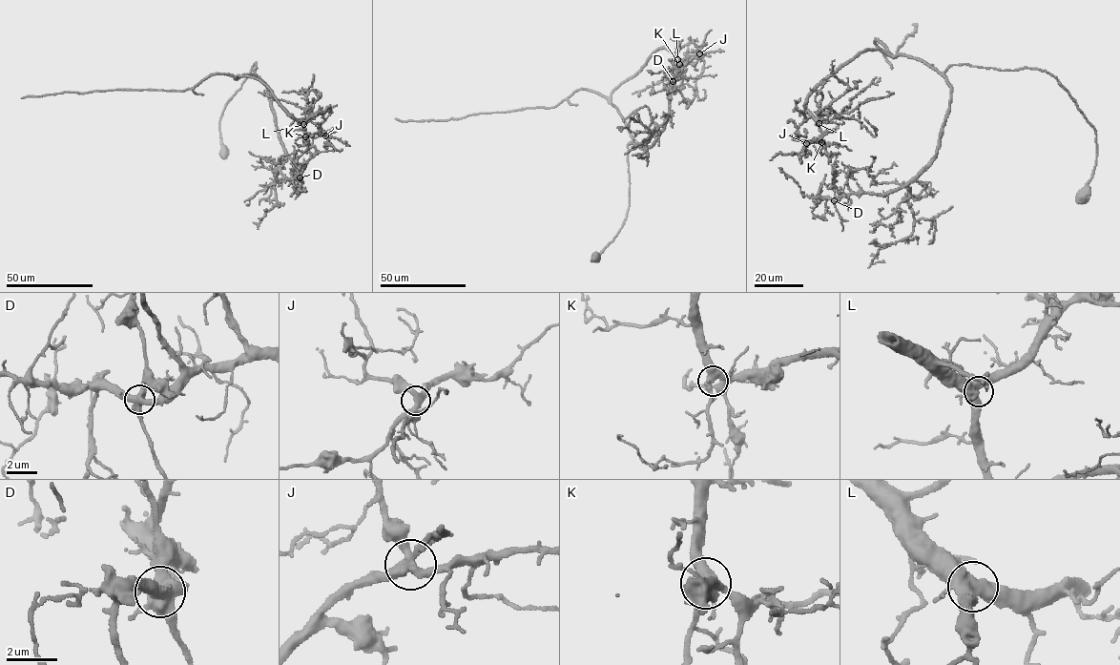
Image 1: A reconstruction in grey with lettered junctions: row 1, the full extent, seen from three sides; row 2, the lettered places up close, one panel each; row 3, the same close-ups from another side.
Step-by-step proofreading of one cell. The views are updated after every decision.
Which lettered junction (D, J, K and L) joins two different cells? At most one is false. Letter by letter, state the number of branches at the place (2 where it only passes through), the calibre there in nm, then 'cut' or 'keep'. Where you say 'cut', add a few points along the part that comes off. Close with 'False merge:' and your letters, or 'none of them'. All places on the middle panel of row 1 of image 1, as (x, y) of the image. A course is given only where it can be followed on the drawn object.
D: 5 | 550 nm | cut
J: 4 | 400 nm | keep
K: 5 | 400 nm | keep
L: 4 | 500 nm | keep
False merge: D

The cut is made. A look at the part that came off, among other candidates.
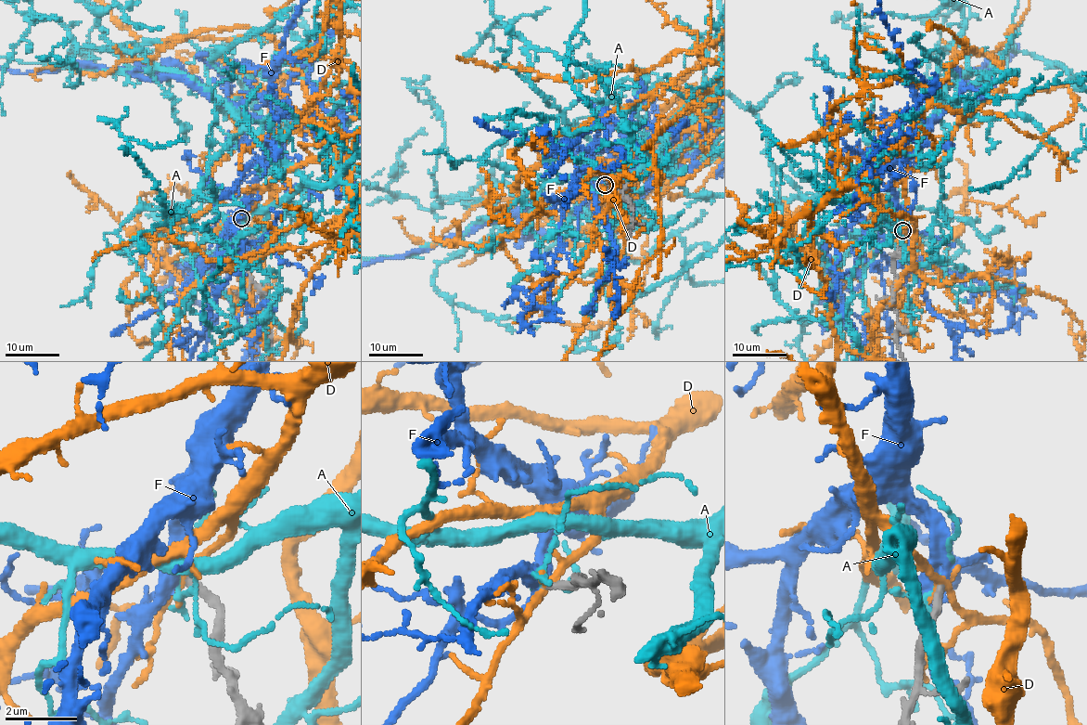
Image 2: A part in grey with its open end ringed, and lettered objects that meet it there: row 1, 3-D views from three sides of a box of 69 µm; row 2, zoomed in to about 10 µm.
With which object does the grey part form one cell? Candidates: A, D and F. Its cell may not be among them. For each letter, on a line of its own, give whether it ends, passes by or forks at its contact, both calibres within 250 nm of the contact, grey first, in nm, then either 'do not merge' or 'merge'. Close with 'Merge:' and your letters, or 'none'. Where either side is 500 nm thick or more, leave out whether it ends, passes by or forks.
A: it forks there; 220 nm thick on the grey side, 100 nm on the other; do not merge
D: it forks there; 220 nm thick on the grey side, 180 nm on the other; do not merge
F: it forks there; 220 nm thick on the grey side, 380 nm on the other; merge
Merge: F

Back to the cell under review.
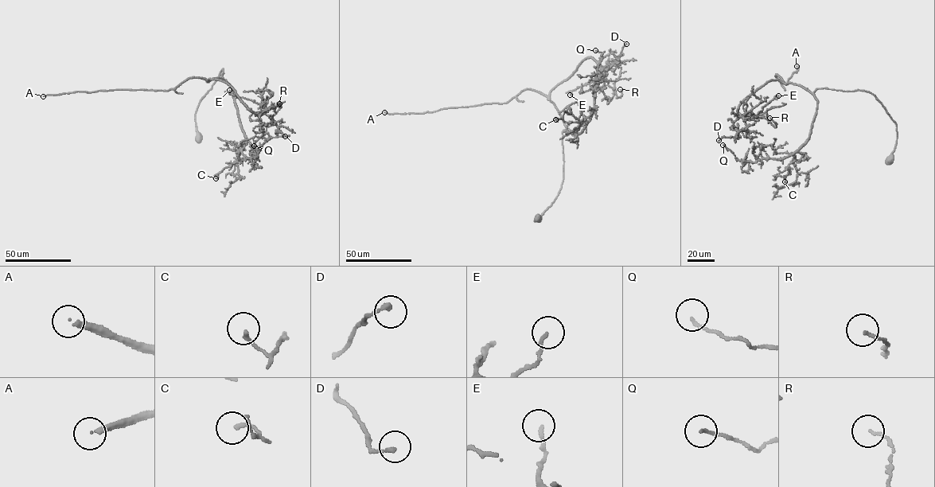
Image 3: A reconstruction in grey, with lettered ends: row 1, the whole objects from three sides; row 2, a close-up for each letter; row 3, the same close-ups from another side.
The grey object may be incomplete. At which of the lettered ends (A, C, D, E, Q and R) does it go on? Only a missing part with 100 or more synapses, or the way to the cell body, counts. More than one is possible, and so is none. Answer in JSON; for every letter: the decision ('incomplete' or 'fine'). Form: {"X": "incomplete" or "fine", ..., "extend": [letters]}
{"A": "incomplete", "C": "fine", "D": "fine", "E": "fine", "Q": "fine", "R": "fine", "extend": ["A"]}

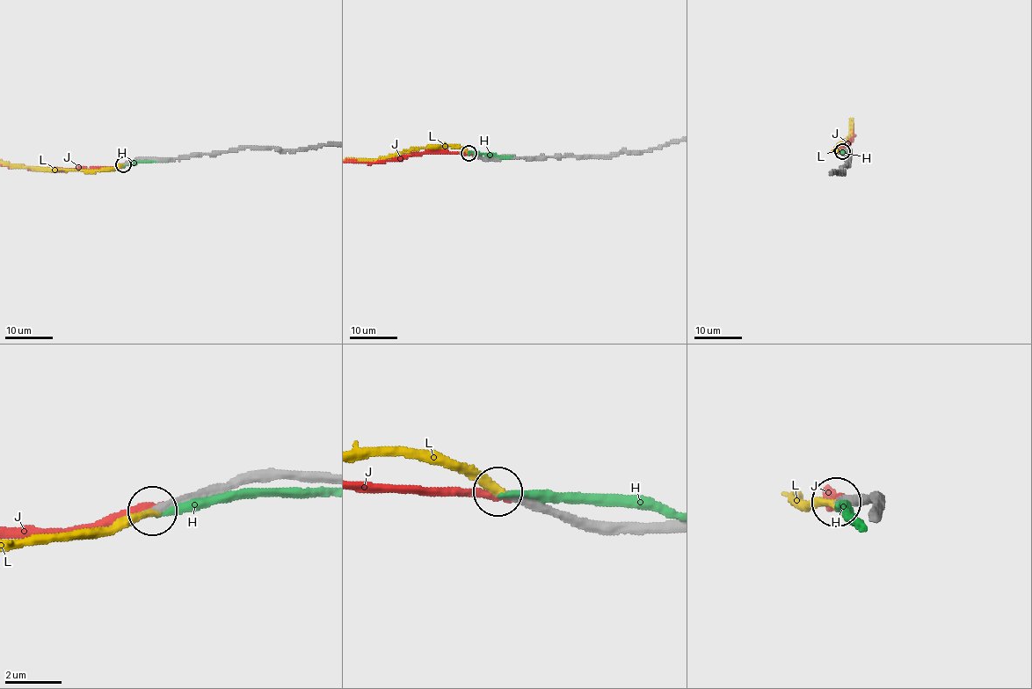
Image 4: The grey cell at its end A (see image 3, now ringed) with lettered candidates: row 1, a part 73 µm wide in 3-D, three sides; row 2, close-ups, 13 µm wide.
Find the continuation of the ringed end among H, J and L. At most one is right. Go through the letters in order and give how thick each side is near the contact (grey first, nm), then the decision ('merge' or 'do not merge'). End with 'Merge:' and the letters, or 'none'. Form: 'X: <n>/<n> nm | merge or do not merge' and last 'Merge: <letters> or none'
H: 440/400 nm | do not merge
J: 340/240 nm | do not merge
L: 320/280 nm | merge
Merge: L

